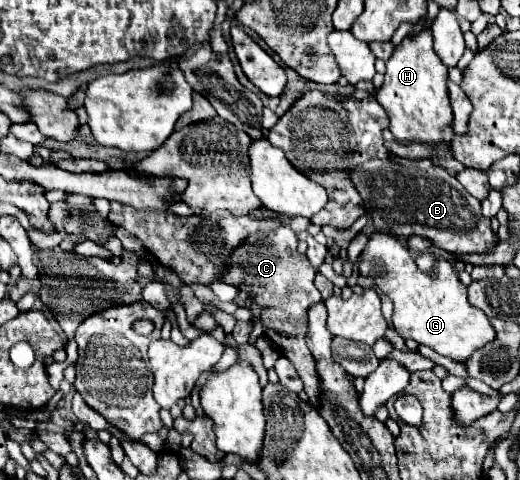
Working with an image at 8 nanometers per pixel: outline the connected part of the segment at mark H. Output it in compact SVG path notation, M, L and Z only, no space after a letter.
M430 28L414 36L406 36L386 62L386 80L376 92L376 100L384 106L390 118L390 132L398 142L450 142L454 132L450 128L452 108L448 102L448 68L434 52Z

